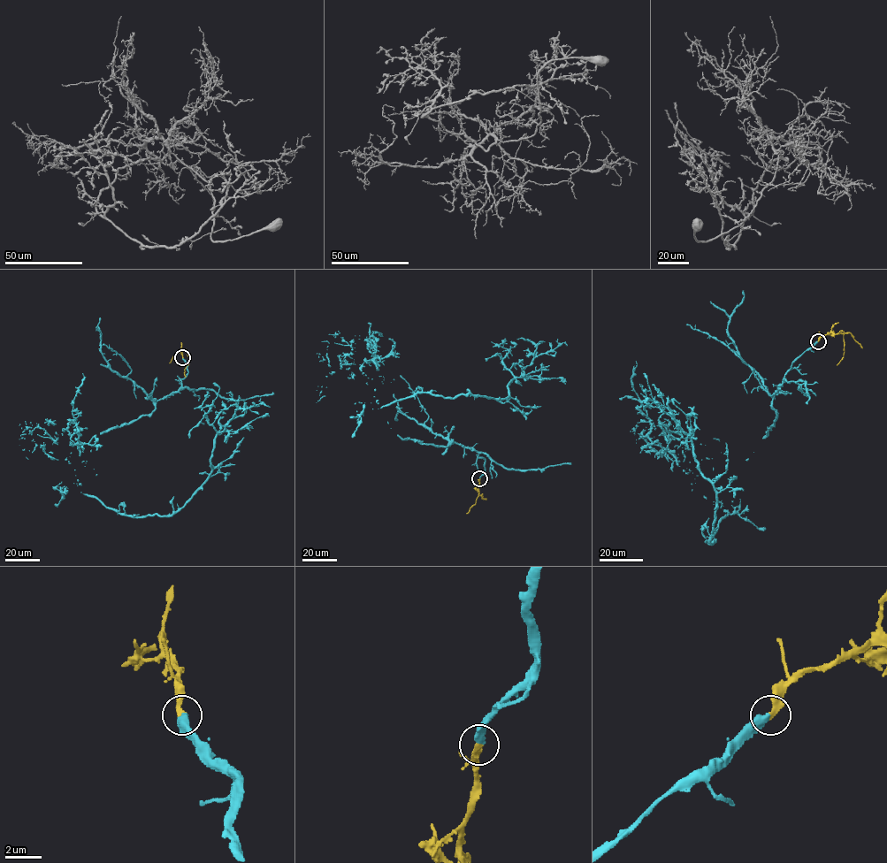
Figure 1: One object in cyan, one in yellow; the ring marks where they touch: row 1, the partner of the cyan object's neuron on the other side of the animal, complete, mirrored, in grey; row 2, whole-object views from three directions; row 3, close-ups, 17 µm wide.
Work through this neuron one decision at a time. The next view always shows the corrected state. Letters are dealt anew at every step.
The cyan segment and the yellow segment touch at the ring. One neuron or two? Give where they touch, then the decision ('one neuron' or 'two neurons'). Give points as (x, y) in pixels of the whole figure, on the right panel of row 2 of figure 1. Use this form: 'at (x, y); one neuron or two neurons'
at (818, 341); one neuron

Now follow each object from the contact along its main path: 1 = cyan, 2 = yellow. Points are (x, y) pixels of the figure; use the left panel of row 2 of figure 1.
1: (182, 357), (177, 391), (100, 434), (75, 476), (81, 492), (172, 515), (234, 411), (270, 407)
2: (182, 357), (180, 351), (185, 349), (189, 362), (185, 377)

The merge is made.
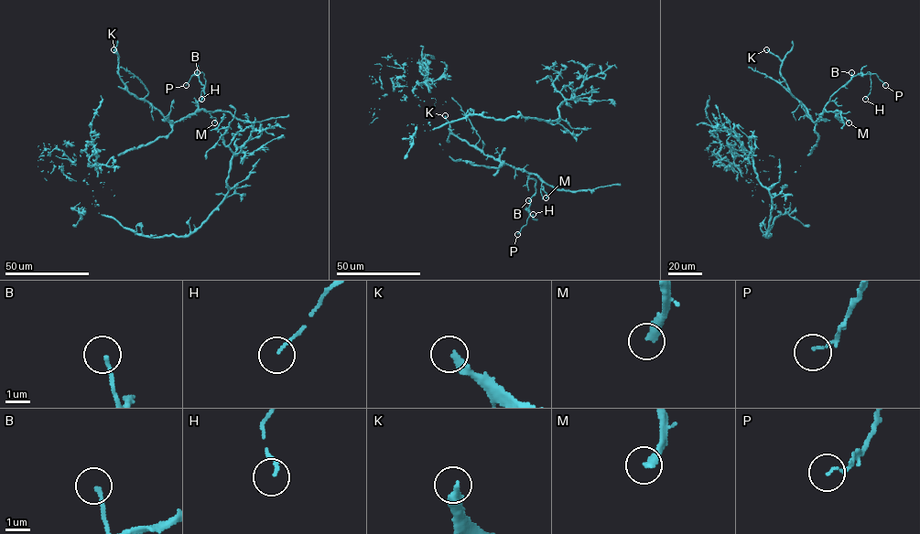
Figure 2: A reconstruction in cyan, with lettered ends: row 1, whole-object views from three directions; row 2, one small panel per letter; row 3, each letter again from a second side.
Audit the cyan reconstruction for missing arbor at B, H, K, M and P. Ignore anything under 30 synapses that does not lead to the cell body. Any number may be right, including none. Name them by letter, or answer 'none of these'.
K, M

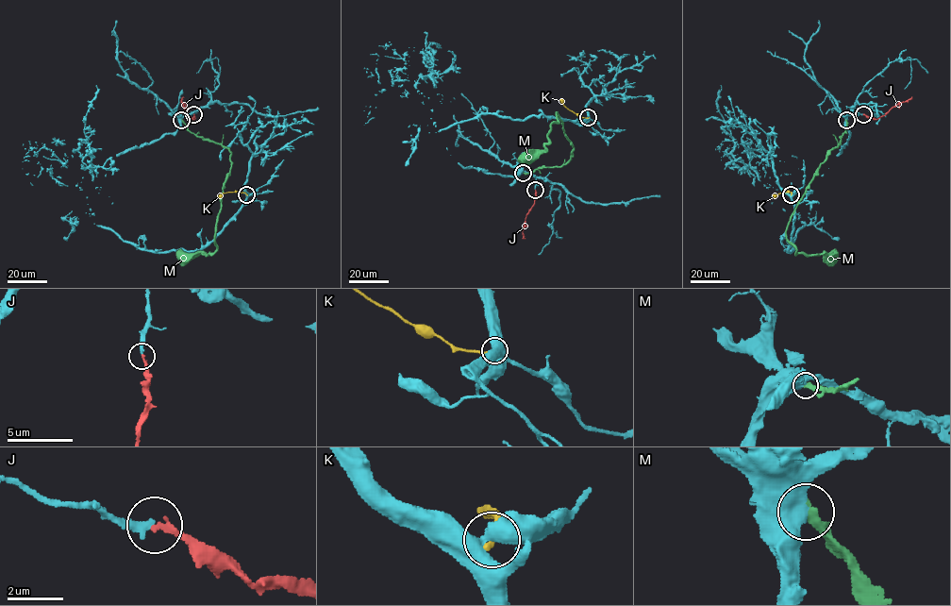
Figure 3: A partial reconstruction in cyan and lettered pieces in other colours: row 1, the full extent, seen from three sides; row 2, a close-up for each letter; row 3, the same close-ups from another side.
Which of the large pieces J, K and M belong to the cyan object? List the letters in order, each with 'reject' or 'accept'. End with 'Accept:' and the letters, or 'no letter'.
J: accept
K: reject
M: accept
Accept: J, M

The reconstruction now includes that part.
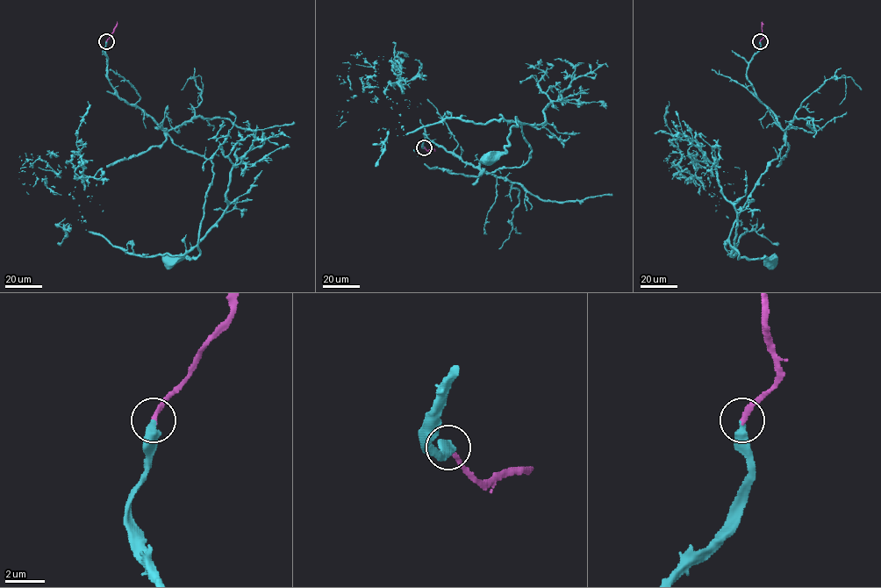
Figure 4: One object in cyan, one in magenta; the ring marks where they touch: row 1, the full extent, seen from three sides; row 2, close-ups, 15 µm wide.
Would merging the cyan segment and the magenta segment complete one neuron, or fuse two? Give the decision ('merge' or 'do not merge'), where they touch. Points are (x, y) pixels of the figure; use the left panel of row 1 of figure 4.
merge | (106, 41)

